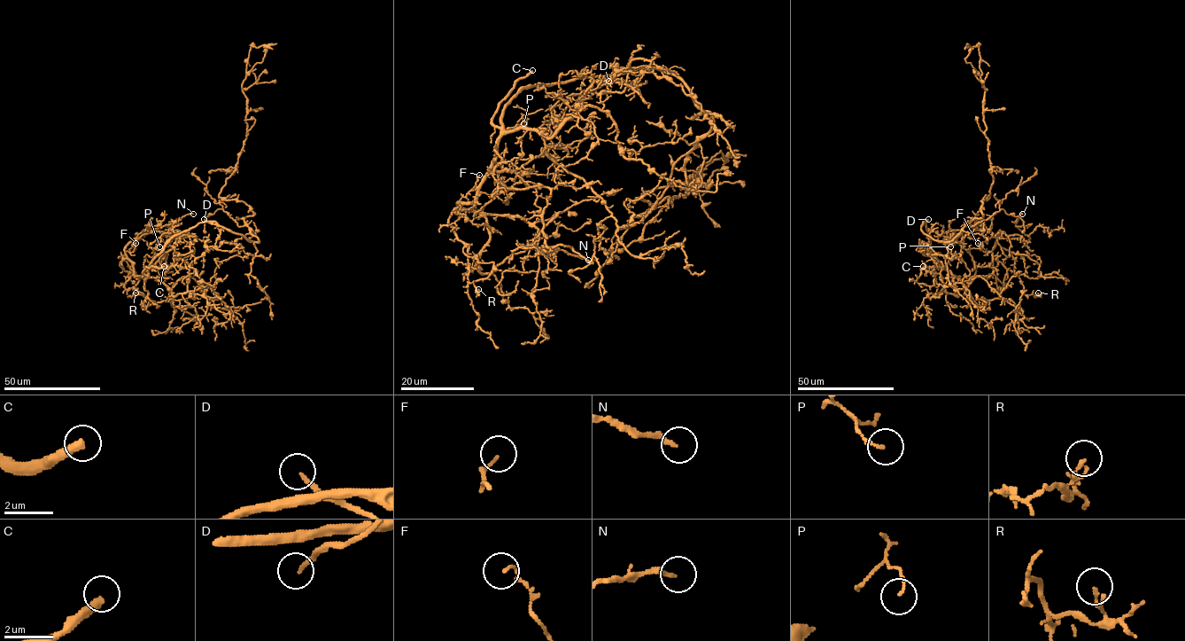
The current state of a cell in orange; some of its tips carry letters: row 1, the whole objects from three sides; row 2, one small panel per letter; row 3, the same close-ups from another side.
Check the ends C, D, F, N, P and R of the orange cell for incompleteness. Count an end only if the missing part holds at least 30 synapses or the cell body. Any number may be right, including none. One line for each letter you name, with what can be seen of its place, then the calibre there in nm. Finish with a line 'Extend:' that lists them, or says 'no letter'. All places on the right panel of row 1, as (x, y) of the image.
C: Place: (923, 266). Thickness 360 nm
D: Place: (928, 219). Thickness 180 nm
N: Place: (1022, 214). Thickness 180 nm
Extend: C, D, N

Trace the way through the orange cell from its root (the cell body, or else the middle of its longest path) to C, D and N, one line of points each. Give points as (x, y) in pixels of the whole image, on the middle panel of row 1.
C: (640, 67), (524, 86), (504, 107), (501, 126), (496, 127), (491, 118), (499, 103), (532, 70)
D: (640, 67), (631, 67), (608, 81)
N: (640, 67), (524, 86), (504, 107), (476, 200), (457, 204), (486, 218), (481, 273), (530, 246), (588, 260)

